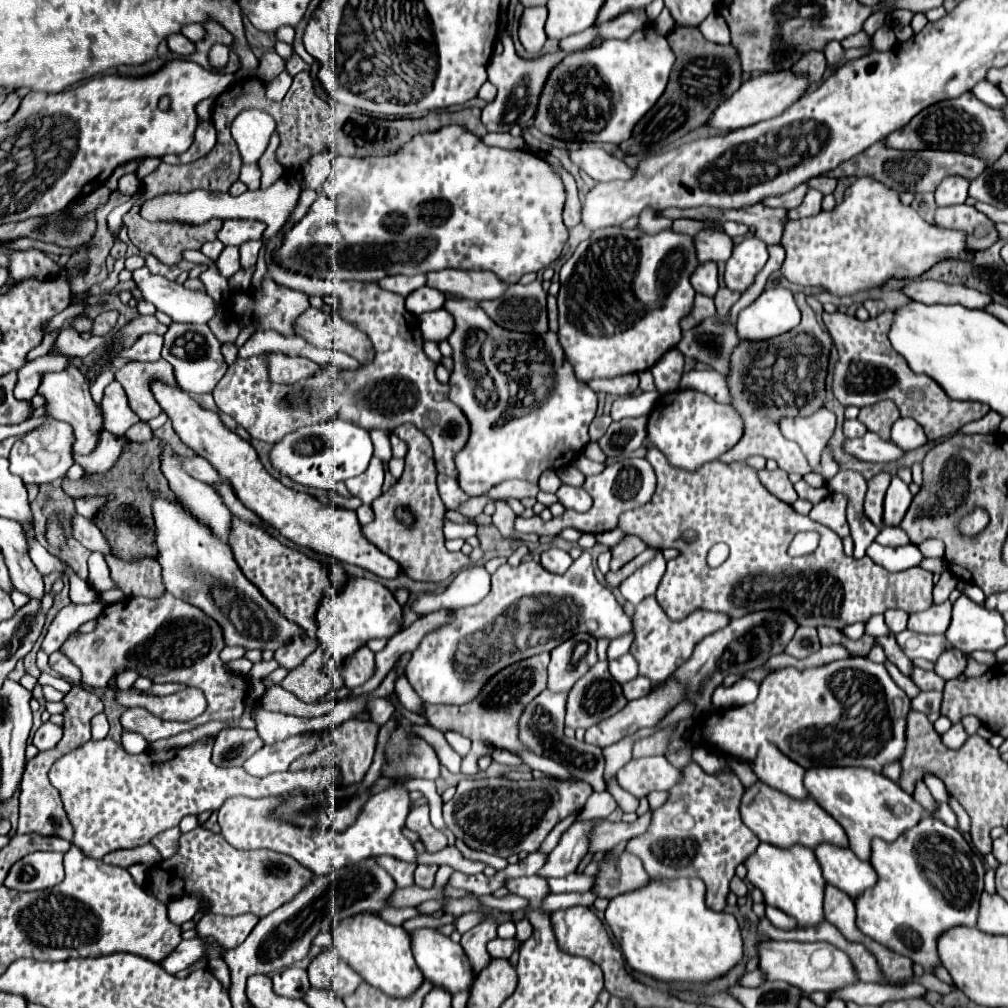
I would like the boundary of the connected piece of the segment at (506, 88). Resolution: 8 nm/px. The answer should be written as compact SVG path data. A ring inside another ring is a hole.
M509 36L503 40L503 48L505 50L501 54L491 58L491 64L487 68L489 82L495 84L499 90L497 98L489 102L481 114L481 122L485 124L487 132L509 132L513 124L527 124L535 114L537 98L539 98L539 92L543 88L547 74L551 72L555 64L559 64L567 56L565 52L557 52L557 54L545 54L535 60L523 60L515 54L513 40Z

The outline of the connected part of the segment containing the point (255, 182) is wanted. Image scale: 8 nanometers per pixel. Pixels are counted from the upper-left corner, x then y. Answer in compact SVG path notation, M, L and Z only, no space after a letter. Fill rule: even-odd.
M253 164L253 166L243 166L239 180L241 180L249 190L257 190L257 188L259 188L259 180L261 180L261 170L259 170L259 166L257 166L257 164Z

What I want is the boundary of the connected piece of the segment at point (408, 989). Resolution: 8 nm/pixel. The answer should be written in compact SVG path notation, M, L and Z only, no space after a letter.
M357 914L355 918L343 920L333 930L333 944L341 958L357 970L357 974L371 986L393 998L409 998L425 980L415 964L411 950L411 936L401 926L393 926L373 914Z

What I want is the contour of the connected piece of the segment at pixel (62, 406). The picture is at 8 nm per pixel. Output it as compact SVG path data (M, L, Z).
M69 366L63 372L45 374L43 380L41 380L39 394L43 394L45 400L47 400L47 416L49 418L63 420L63 422L73 426L75 436L77 436L73 450L77 454L91 454L97 448L99 436L103 432L103 410L101 410L99 404L95 404L91 392L89 392L89 382L83 376L83 372L77 370L75 366Z

